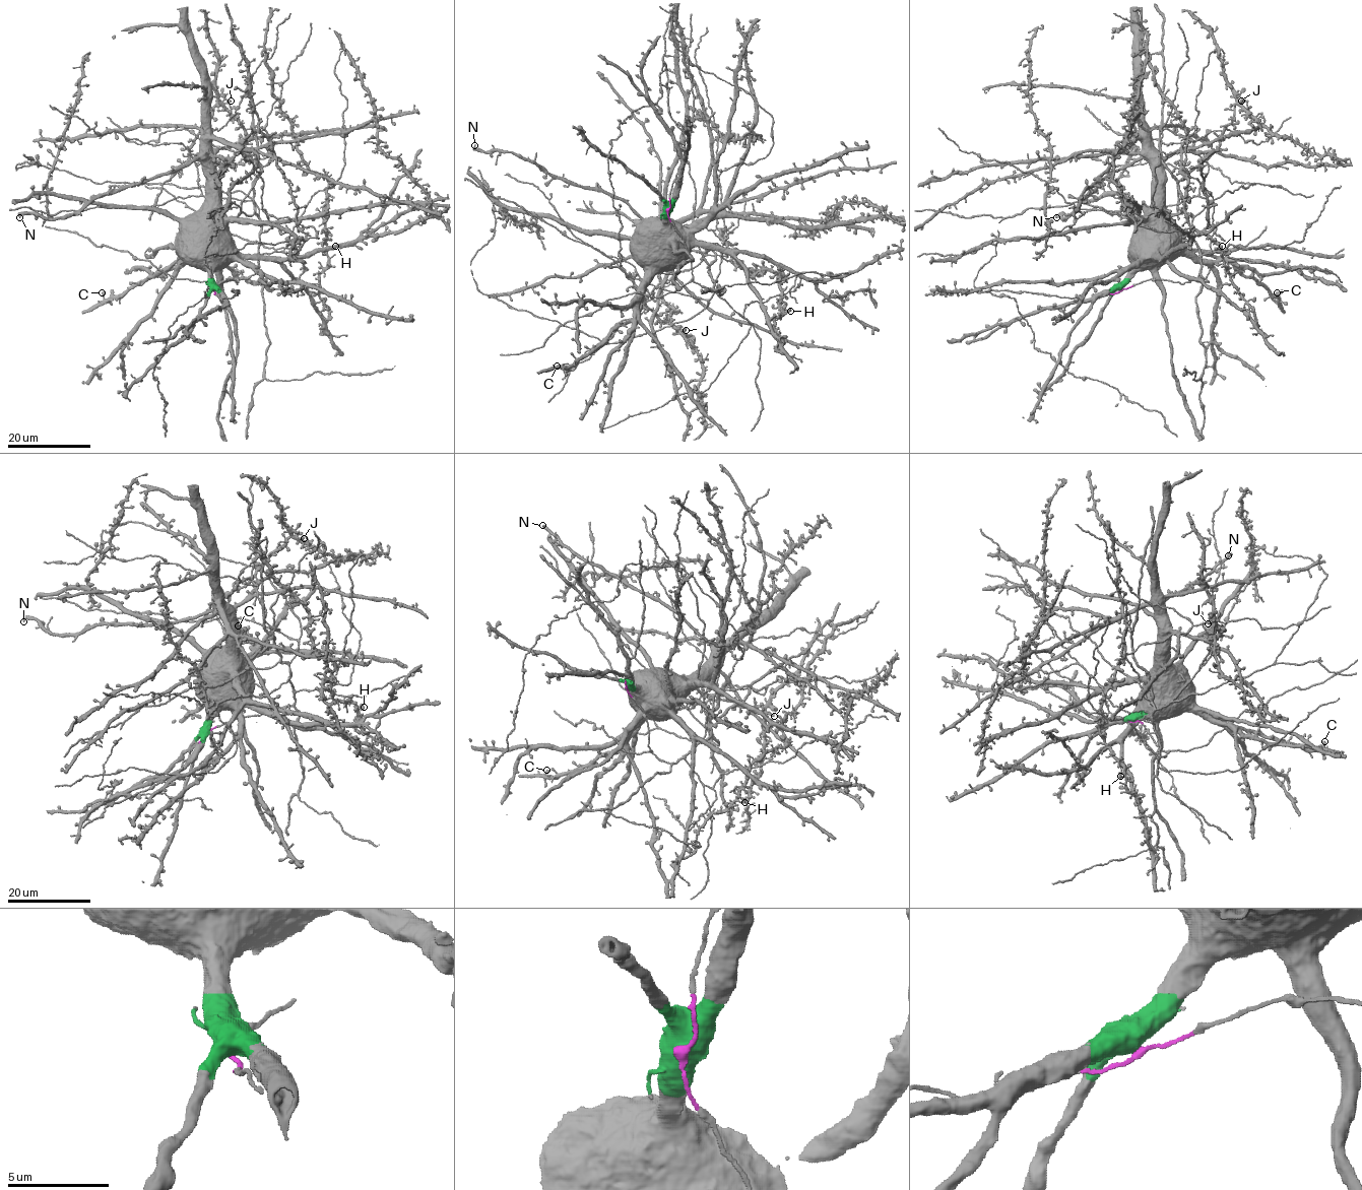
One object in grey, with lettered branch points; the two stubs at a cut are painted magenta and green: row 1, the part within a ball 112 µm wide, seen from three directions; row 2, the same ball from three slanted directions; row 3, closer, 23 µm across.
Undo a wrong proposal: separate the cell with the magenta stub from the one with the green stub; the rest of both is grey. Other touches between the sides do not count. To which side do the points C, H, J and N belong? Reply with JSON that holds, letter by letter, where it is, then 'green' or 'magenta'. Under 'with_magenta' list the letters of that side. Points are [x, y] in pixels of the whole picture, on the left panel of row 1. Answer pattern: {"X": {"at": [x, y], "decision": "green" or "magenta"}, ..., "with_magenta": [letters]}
{"C": {"at": [102, 292], "decision": "green"}, "H": {"at": [335, 246], "decision": "magenta"}, "J": {"at": [231, 101], "decision": "magenta"}, "N": {"at": [19, 217], "decision": "green"}, "with_magenta": ["H", "J"]}

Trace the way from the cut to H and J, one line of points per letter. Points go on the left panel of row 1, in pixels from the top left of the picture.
H: (212, 289), (259, 268), (260, 218), (242, 200), (270, 159), (276, 101), (328, 182), (335, 246)
J: (212, 289), (259, 268), (259, 208), (252, 200), (204, 196), (188, 159), (211, 111), (231, 101)

